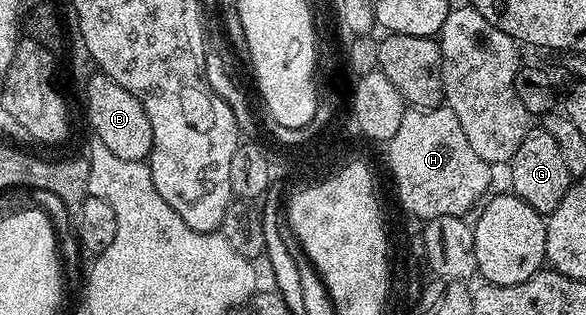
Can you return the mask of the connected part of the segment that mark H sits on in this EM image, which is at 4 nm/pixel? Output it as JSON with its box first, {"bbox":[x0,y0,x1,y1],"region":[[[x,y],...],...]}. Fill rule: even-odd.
{"bbox":[386,106,492,221],"region":[[[447,106],[405,109],[401,127],[386,150],[401,206],[423,221],[438,216],[463,217],[491,189],[492,164],[474,152],[458,116]]]}

